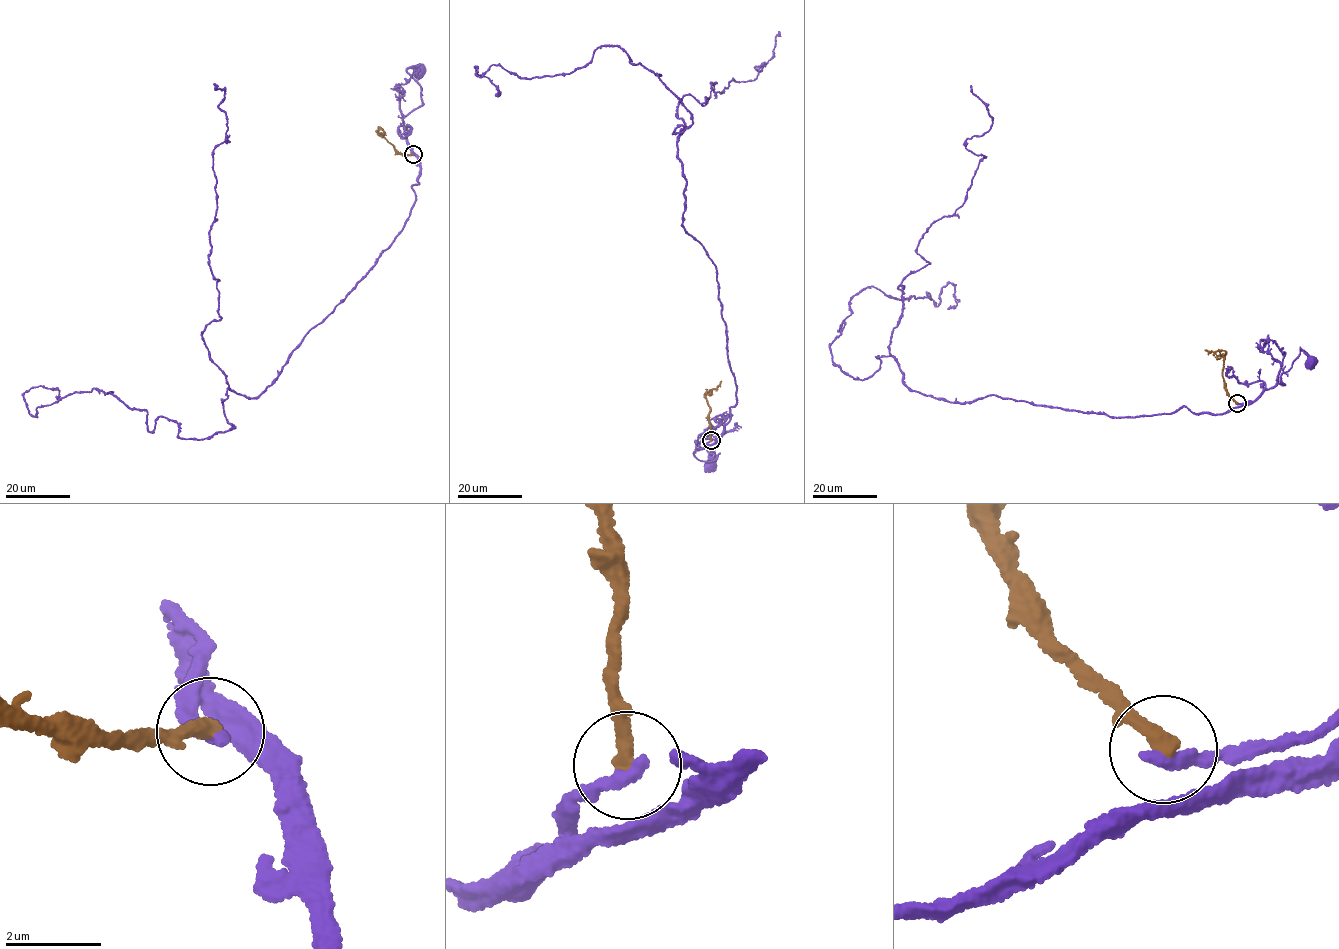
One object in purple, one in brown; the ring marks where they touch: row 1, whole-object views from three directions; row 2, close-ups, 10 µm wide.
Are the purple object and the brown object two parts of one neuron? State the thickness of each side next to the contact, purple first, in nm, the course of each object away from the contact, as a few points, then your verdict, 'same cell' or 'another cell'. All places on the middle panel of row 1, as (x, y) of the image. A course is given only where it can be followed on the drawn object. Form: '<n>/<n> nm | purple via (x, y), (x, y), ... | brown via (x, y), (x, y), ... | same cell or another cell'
320/320 nm | purple via (710, 440), (736, 385), (682, 225), (692, 117), (607, 45), (552, 76), (475, 67), (498, 91) | brown via (710, 440), (709, 406), (705, 396), (721, 381) | another cell

